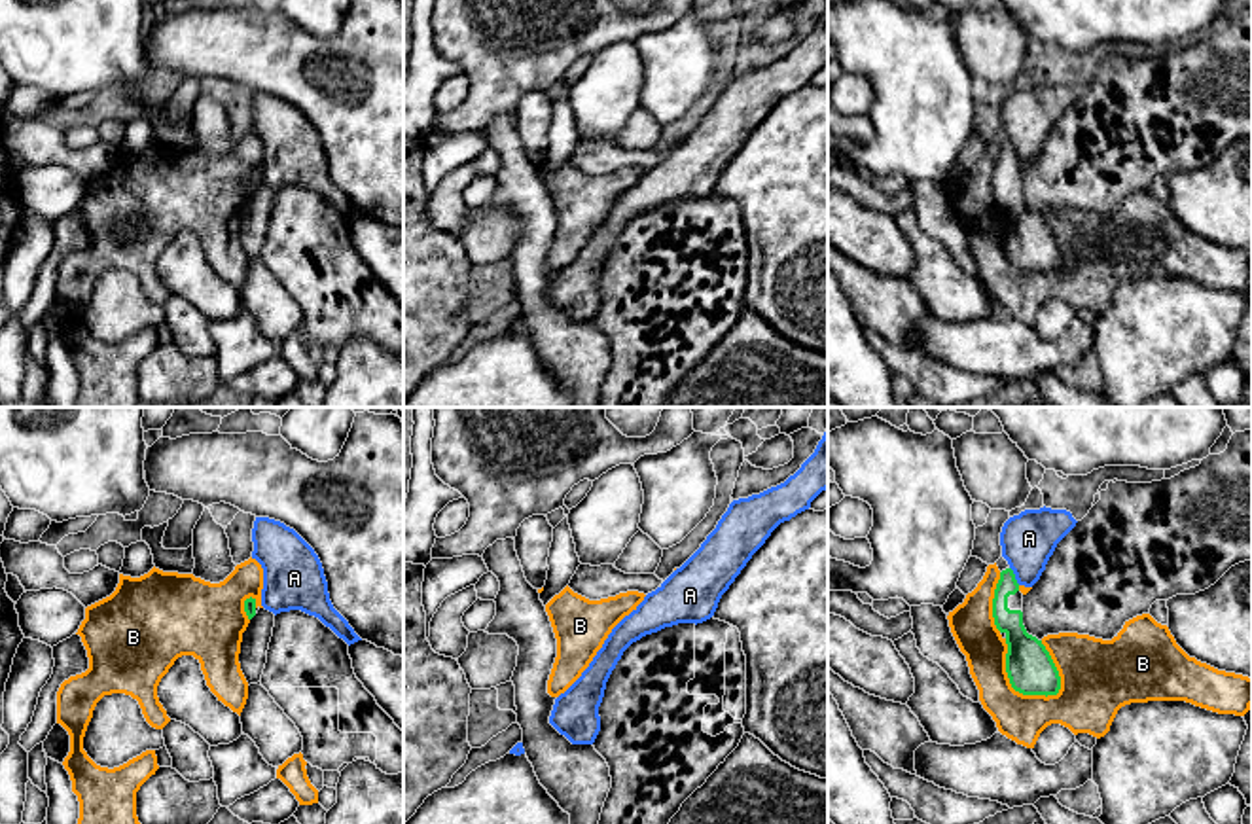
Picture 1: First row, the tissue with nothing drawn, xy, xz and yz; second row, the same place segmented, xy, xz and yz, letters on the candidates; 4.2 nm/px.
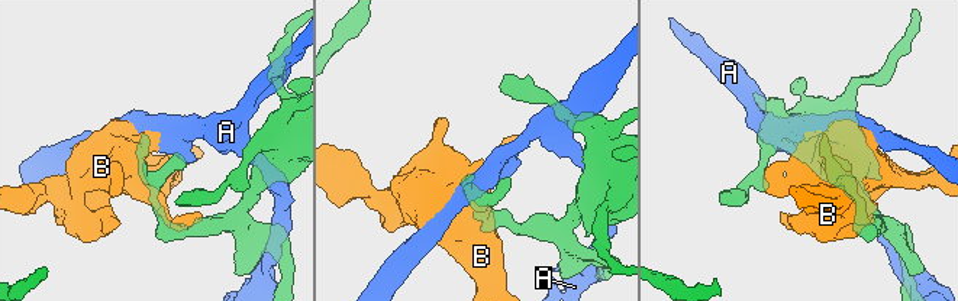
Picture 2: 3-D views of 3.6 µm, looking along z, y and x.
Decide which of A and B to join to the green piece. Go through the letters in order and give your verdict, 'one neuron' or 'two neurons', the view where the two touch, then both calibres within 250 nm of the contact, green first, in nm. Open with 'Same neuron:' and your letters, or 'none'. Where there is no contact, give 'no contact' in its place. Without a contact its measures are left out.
Same neuron: none
A: two neurons; contact in yz; calibres 110 and 220 nm
B: two neurons; contact in yz; calibres 200 and 200 nm

